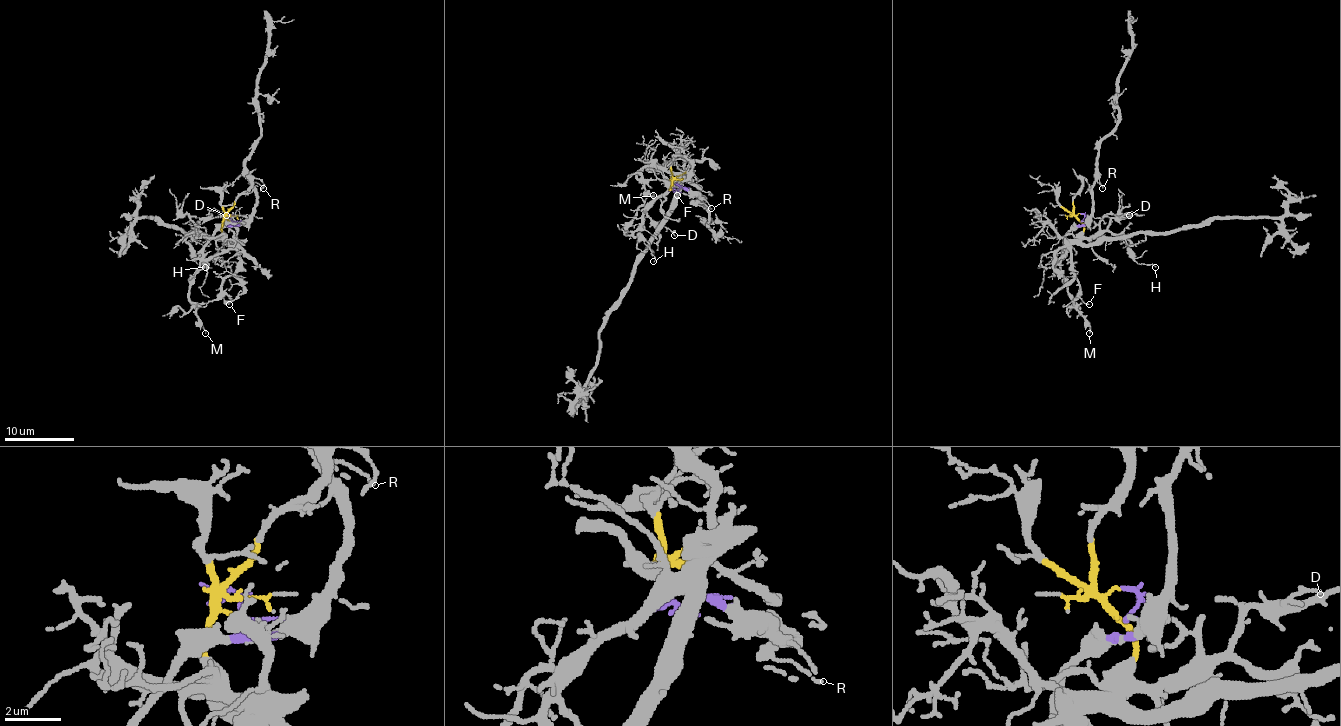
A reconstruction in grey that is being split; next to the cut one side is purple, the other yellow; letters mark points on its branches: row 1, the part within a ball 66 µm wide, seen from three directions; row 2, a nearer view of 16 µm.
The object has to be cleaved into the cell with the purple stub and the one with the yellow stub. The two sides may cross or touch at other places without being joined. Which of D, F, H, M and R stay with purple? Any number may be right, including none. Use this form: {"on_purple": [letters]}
{"on_purple": ["M", "R"]}

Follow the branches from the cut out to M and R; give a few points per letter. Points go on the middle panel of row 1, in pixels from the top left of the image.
M: (673, 186), (678, 190), (680, 186), (661, 172), (645, 167), (636, 176), (645, 190), (654, 195)
R: (673, 186), (704, 198), (699, 202), (711, 209)

